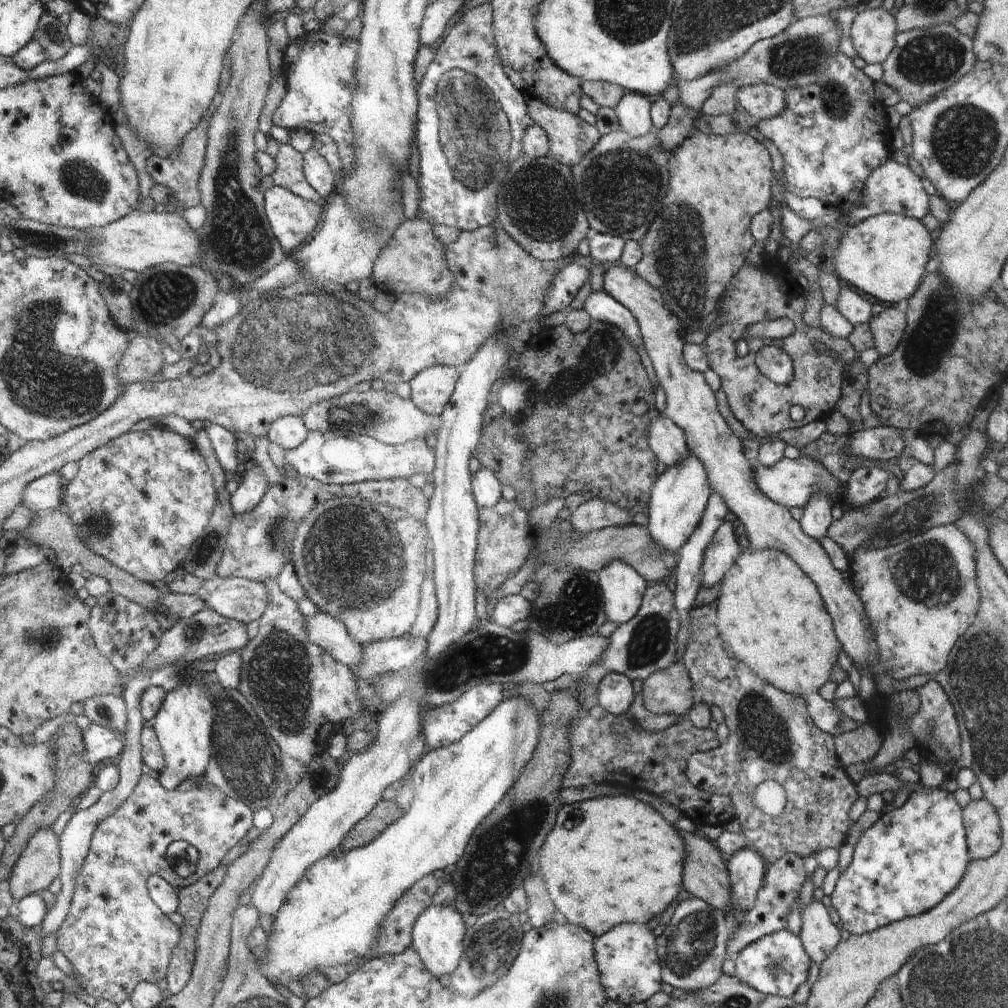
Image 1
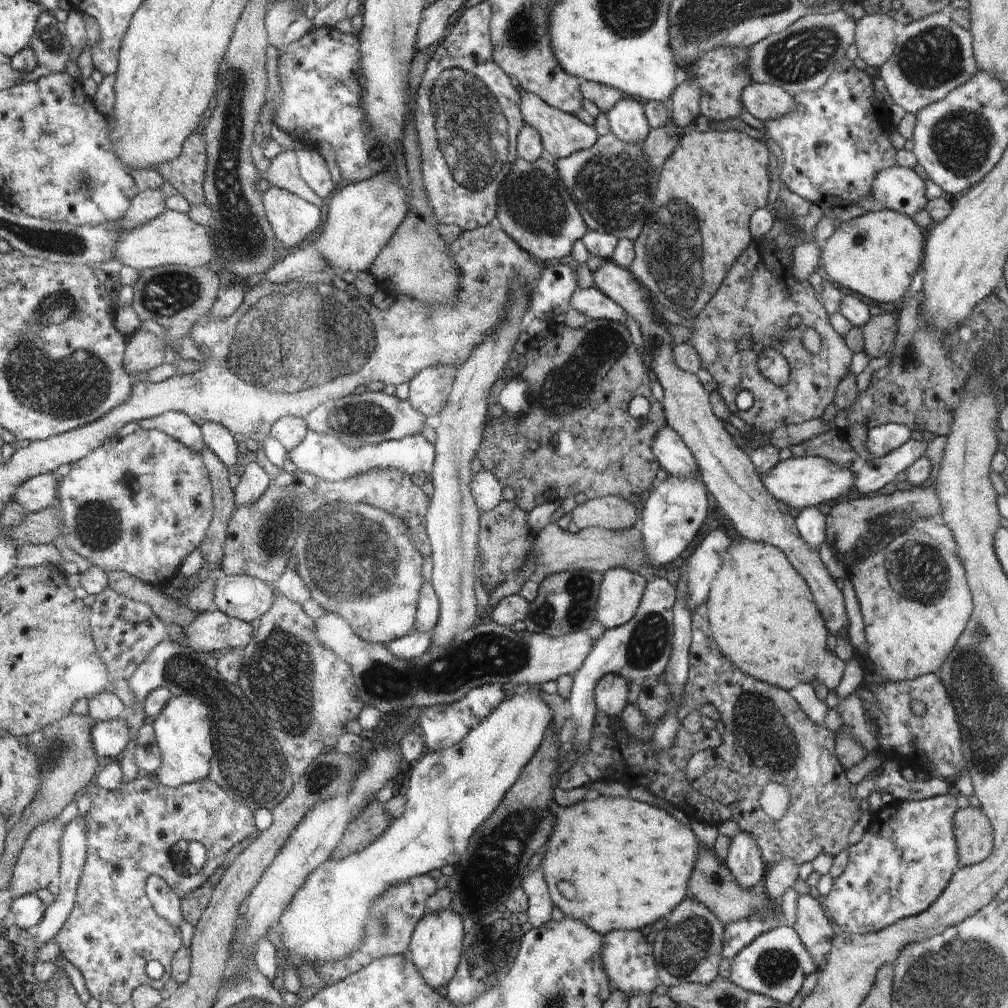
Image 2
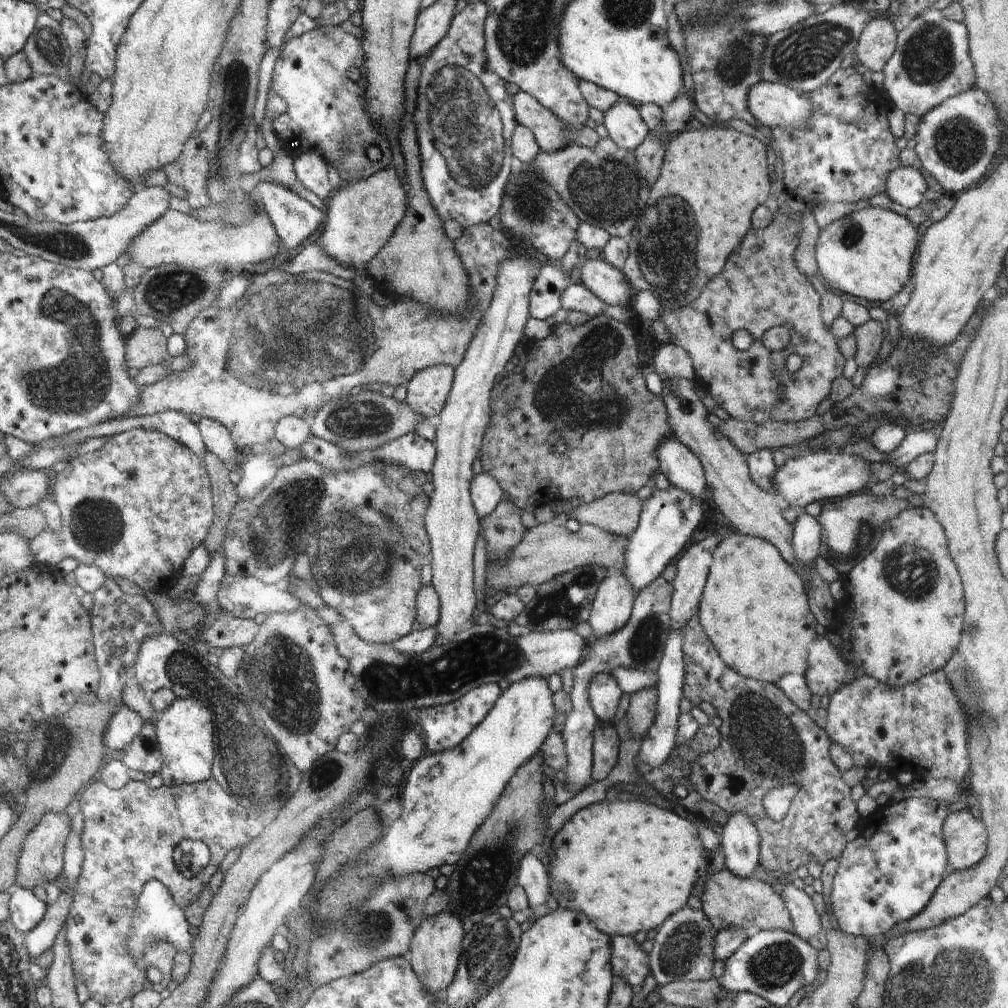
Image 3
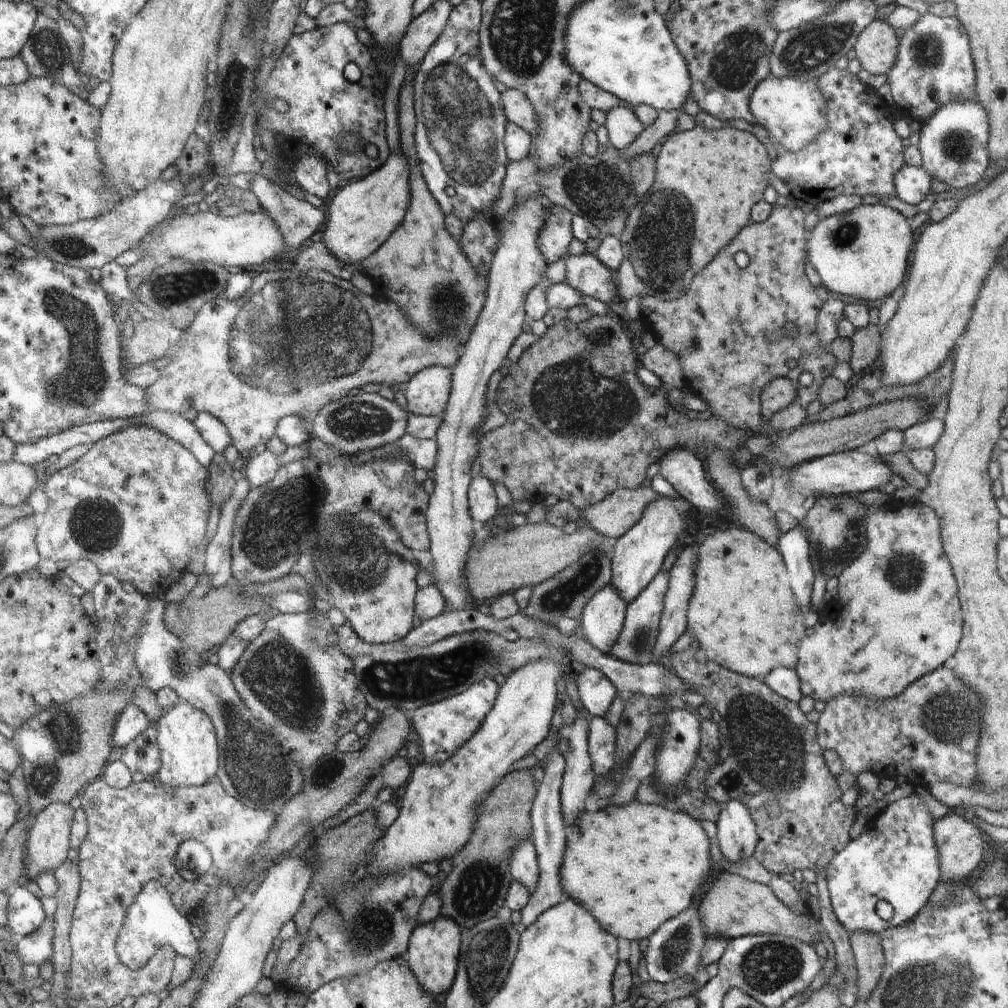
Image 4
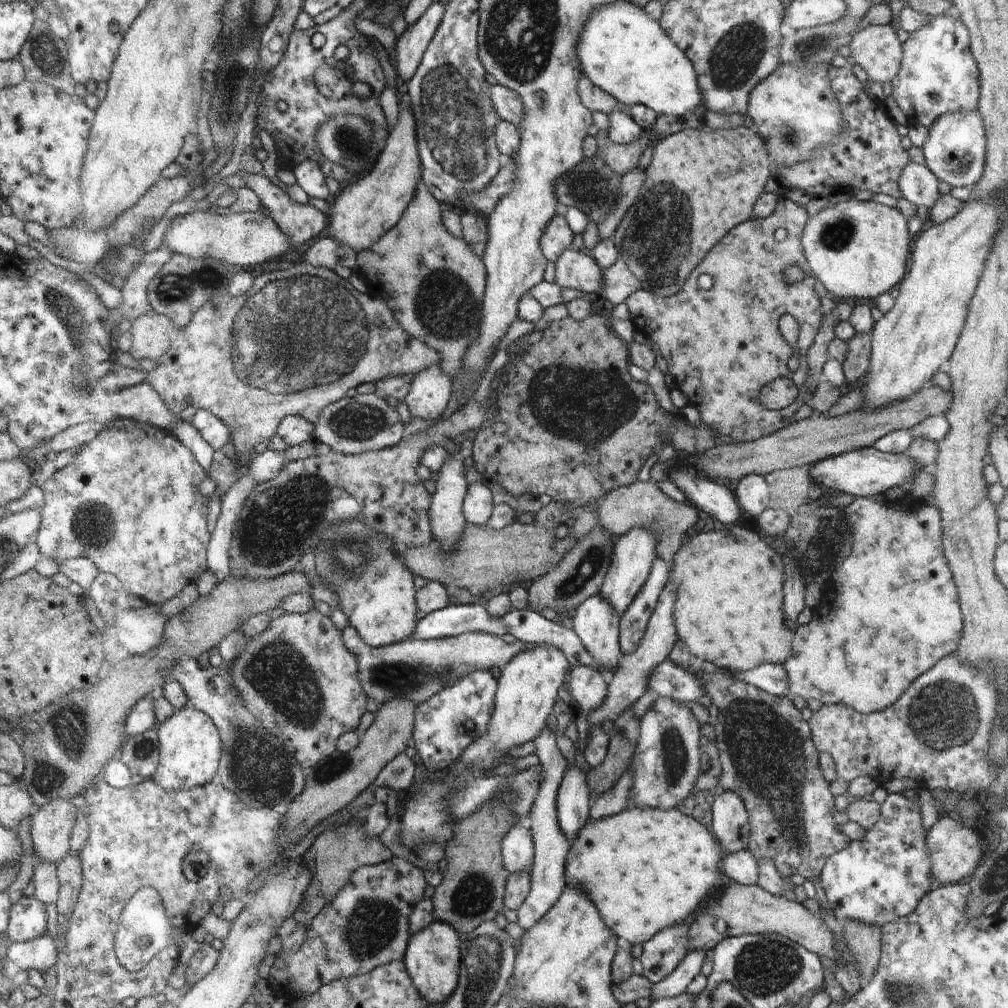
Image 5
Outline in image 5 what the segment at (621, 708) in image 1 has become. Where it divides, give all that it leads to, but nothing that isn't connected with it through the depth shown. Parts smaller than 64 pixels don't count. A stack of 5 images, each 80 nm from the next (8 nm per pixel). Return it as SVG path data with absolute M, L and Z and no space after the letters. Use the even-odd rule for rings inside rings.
M586 665L572 666L569 671L571 679L568 690L579 704L582 714L600 708L606 700L607 677L598 669Z

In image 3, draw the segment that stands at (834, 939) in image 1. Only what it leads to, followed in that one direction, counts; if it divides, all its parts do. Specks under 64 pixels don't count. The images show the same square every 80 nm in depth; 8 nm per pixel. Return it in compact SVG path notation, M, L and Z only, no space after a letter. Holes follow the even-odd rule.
M783 879L782 885L784 886L780 896L791 914L793 933L806 940L816 950L825 950L827 930L822 929L814 902L792 883Z

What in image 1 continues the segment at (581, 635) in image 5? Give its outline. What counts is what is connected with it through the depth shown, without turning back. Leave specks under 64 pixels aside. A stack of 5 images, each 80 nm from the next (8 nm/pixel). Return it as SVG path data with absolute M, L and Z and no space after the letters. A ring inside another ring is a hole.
M622 561L610 562L597 575L607 621L616 624L628 622L640 608L643 594L648 588L647 580Z

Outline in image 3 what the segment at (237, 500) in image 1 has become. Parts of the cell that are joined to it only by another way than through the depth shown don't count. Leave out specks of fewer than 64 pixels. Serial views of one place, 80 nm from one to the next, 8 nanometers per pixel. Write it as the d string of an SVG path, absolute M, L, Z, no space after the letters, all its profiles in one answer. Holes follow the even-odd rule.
M260 454L239 464L242 477L237 485L239 499L254 496L272 481L277 471L274 462L274 458L270 458L268 454Z

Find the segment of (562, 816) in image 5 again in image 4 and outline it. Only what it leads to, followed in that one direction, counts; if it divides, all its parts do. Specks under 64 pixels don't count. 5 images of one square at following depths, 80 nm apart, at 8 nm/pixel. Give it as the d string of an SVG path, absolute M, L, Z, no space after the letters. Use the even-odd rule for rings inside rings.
M582 714L576 716L576 720L570 725L564 725L559 734L566 742L568 742L568 750L563 754L566 760L566 768L563 774L563 780L560 790L560 810L563 816L563 822L569 828L578 822L578 818L586 812L585 803L590 792L593 790L595 773L593 772L591 760L588 754L588 724L590 720Z

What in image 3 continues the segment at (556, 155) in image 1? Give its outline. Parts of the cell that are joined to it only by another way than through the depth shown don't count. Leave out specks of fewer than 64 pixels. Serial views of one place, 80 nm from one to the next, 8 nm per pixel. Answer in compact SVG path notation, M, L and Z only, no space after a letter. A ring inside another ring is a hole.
M520 91L512 95L512 102L514 120L534 134L541 151L552 154L567 148L572 143L590 150L598 146L600 138L592 128L586 125L578 130L568 128L564 130L558 116L551 114L548 108L542 107L534 96Z

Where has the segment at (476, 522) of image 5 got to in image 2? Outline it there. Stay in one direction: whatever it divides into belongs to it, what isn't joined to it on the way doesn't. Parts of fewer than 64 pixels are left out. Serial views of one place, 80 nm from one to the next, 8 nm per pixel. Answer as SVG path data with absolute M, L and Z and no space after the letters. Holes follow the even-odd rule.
M484 470L473 476L471 492L480 513L493 510L503 500L502 490L492 472Z

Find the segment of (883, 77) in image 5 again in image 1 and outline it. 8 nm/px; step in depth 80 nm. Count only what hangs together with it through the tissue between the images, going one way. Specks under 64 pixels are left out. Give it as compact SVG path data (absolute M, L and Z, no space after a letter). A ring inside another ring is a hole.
M889 3L879 8L858 10L856 20L850 26L850 38L857 55L868 64L882 64L894 48L896 27L895 17L890 13Z

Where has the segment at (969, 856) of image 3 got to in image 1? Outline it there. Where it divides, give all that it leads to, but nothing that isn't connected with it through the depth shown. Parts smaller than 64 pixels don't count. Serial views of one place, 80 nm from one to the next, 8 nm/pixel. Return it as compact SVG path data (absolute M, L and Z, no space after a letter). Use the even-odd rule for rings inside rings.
M982 797L962 809L972 860L985 859L1001 847L1001 820L995 806Z

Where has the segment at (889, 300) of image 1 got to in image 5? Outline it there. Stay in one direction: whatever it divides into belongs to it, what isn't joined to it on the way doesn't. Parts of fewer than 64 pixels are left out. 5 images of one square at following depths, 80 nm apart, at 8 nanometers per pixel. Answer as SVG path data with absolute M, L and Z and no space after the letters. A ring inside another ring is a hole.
M849 199L838 204L830 204L821 212L808 218L802 238L800 238L804 258L814 278L819 280L837 300L858 302L875 300L884 292L897 287L906 274L906 262L910 259L910 236L908 218L897 208L889 208L879 202Z

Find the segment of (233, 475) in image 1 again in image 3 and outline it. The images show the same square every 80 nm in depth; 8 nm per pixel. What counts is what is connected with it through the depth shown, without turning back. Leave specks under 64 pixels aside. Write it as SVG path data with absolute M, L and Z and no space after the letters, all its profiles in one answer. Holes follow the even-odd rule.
M201 418L197 423L207 451L213 453L226 463L230 458L236 459L239 452L234 444L232 434L224 425L210 418Z

